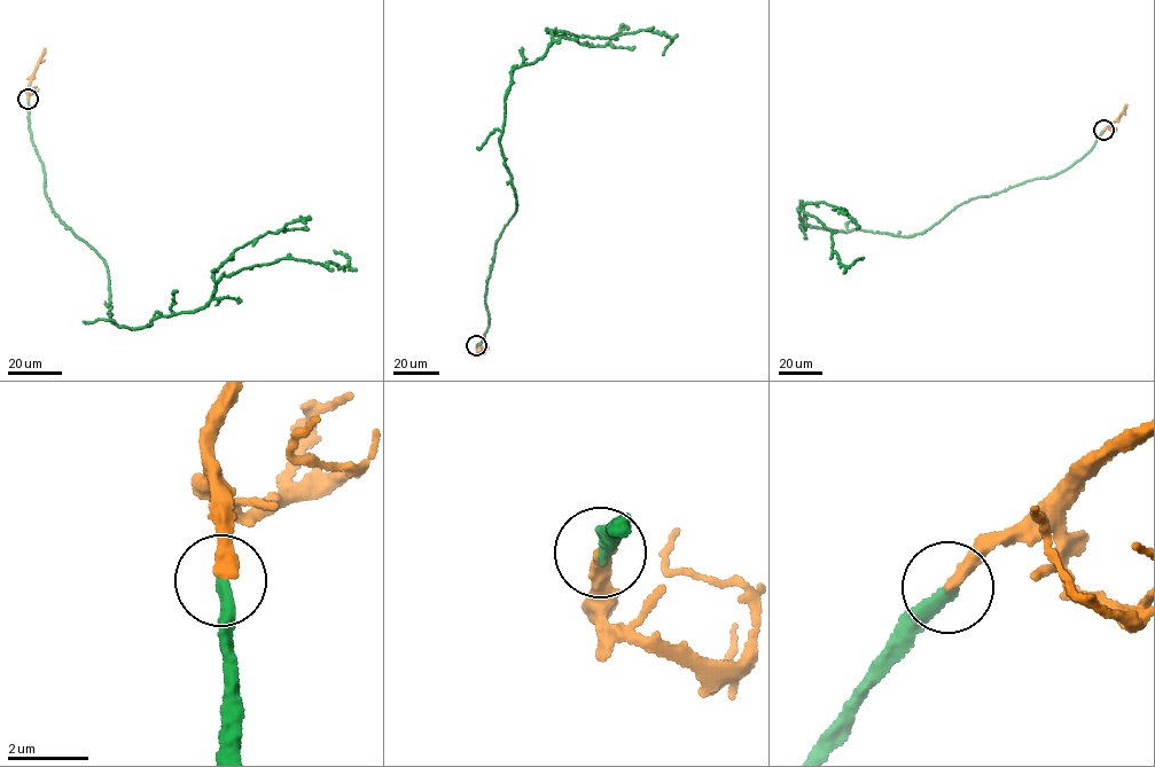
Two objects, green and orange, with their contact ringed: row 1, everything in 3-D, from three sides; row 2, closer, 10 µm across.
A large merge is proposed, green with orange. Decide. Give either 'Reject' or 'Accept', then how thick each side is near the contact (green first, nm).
Accept. Thickness 360 nm (green) against 360 nm

